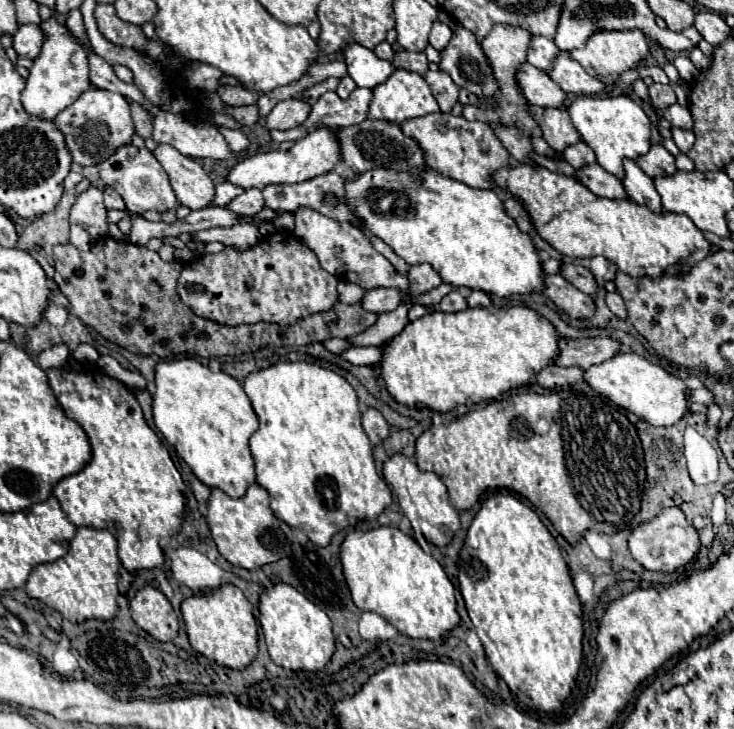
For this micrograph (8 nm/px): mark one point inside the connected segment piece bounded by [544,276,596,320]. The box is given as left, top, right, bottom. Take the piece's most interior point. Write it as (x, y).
(576, 304)

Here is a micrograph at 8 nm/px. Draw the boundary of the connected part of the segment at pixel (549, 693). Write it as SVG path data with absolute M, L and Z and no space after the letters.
M496 494L488 498L476 514L460 552L458 566L460 592L492 668L528 708L560 712L574 688L582 664L584 622L570 568L564 562L554 536L542 524L538 514L516 496Z

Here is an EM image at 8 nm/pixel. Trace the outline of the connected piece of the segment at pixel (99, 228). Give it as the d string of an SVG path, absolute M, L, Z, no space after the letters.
M88 188L82 194L78 194L78 200L70 210L70 222L82 226L94 238L106 236L108 224L106 224L106 206L102 202L102 190Z

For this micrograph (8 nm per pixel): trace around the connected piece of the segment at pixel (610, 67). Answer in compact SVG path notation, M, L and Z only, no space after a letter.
M602 30L602 32L594 32L582 48L570 50L570 58L580 62L580 66L584 66L584 70L588 70L588 74L592 74L594 78L600 78L606 84L614 84L622 72L636 68L642 60L648 58L648 54L650 52L648 52L646 36L640 30L624 30L624 32L622 30Z

